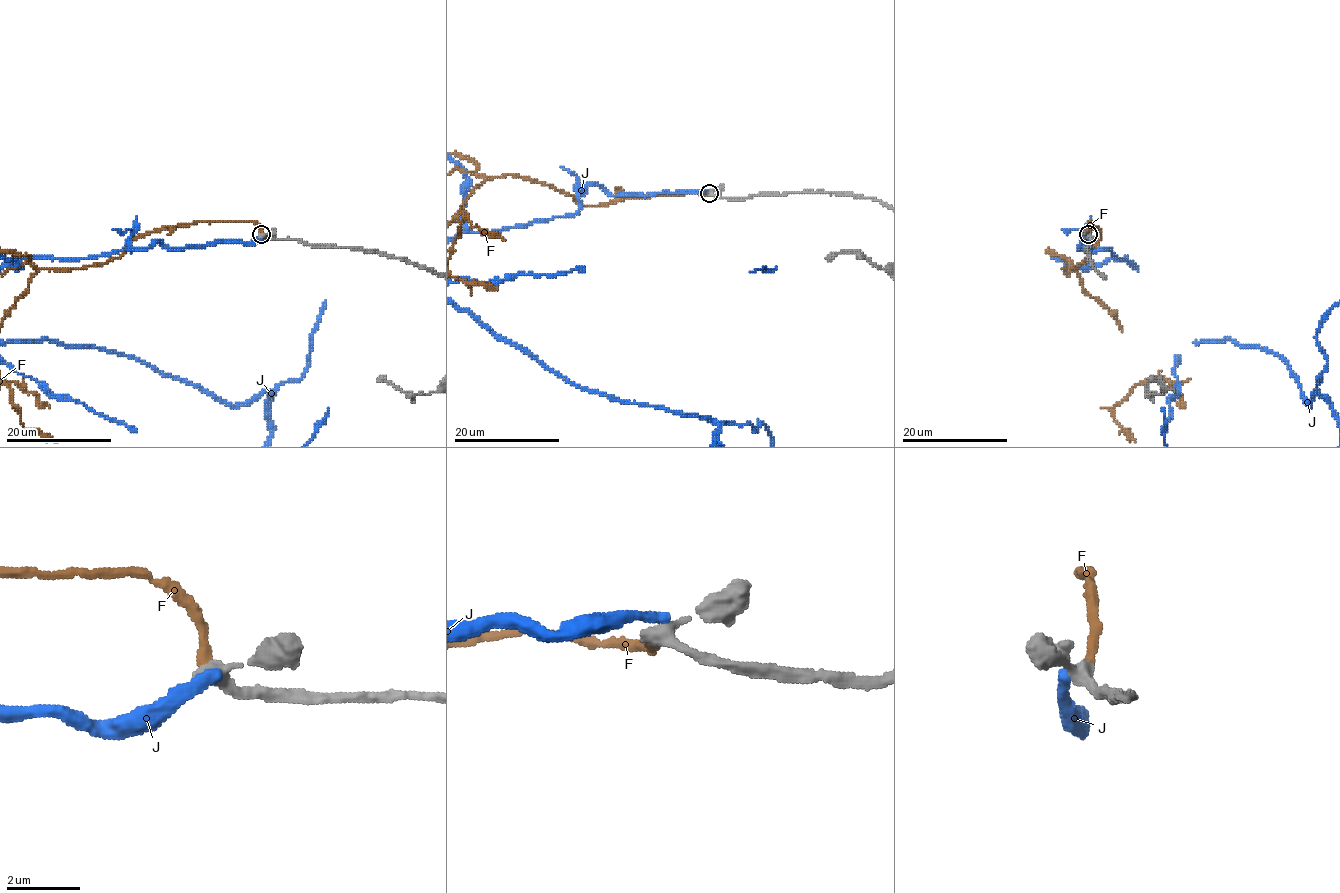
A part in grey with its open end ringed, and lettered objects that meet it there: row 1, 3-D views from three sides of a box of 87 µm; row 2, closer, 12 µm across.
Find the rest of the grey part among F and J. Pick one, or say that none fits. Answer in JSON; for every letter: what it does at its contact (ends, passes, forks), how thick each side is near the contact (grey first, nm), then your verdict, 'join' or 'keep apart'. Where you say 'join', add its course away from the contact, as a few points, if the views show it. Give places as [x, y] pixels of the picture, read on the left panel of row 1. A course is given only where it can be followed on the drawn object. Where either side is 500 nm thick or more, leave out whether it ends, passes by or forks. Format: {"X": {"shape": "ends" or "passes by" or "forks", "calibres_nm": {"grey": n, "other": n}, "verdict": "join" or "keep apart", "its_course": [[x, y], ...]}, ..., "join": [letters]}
{"F": {"shape": "ends", "calibres_nm": {"grey": 360, "other": 260}, "verdict": "join"}, "J": {"shape": "ends", "calibres_nm": {"grey": 360, "other": 320}, "verdict": "keep apart"}, "join": ["F"]}

